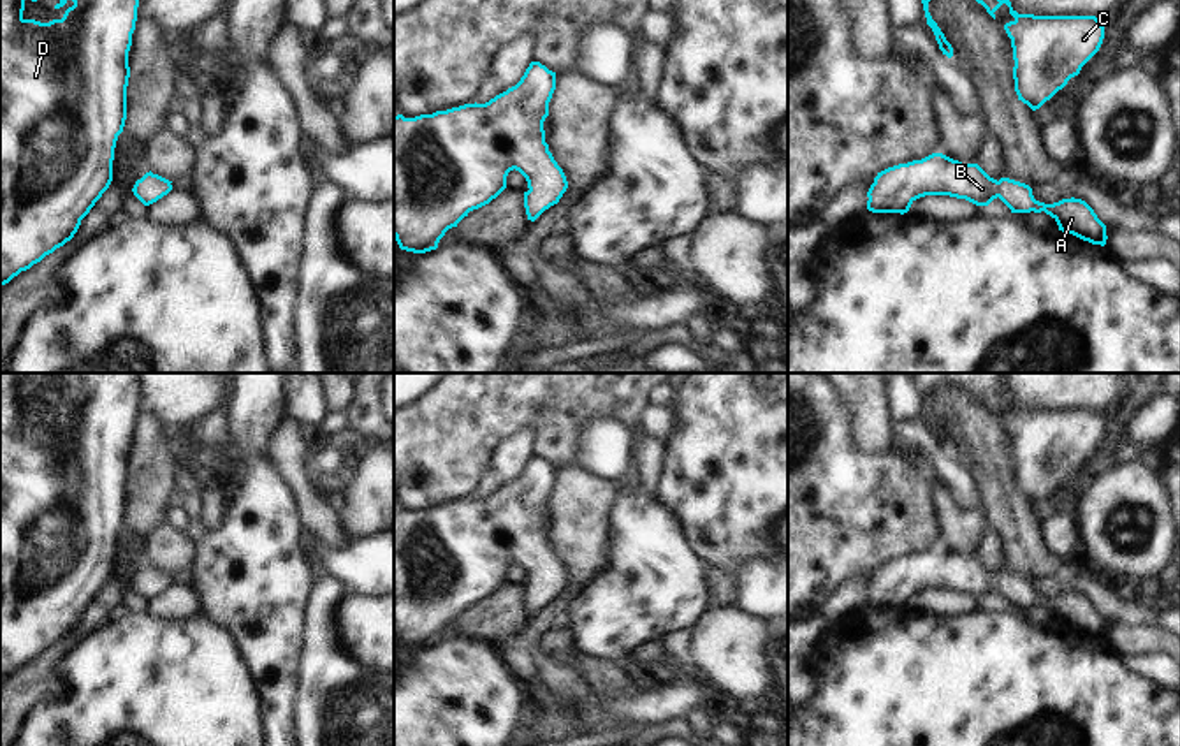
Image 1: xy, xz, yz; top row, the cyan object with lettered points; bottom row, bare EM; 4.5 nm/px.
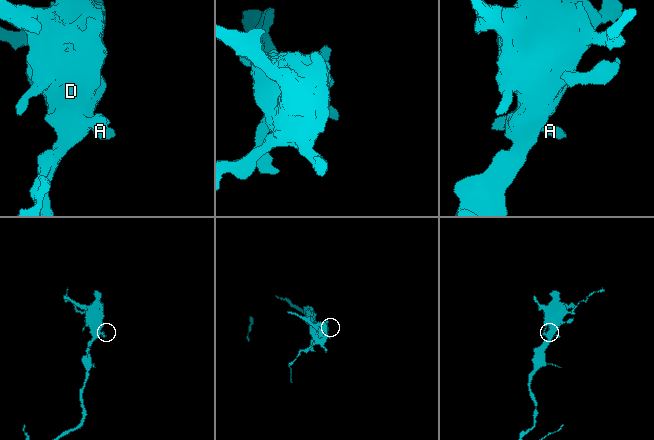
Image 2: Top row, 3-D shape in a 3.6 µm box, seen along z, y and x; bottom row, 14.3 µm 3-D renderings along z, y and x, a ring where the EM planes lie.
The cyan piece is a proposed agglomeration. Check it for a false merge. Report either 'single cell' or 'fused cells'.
single cell

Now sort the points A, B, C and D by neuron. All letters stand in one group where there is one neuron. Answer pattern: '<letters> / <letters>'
A B C D

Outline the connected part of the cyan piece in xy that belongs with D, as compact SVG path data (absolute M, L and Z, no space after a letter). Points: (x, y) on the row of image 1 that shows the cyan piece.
M0 0L0 287L46 255L63 246L77 232L81 220L113 181L113 160L118 135L127 120L128 51L137 21L139 0L72 0L62 19L40 23L25 19L25 0Z

